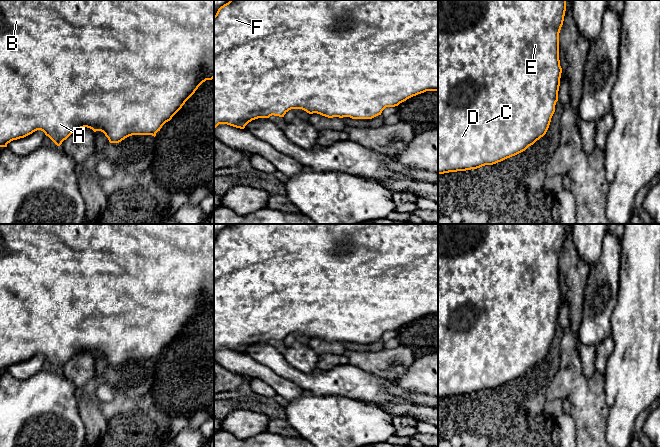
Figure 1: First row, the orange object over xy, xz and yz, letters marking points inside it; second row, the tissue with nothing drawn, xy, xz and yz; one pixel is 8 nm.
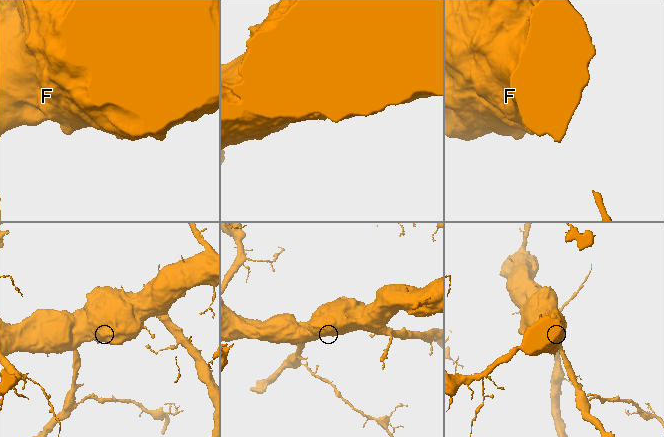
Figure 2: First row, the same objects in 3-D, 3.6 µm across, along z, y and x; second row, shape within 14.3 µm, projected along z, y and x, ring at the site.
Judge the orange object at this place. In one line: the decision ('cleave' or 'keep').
keep

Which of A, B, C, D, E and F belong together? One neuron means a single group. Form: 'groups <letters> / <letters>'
groups A B C D E F

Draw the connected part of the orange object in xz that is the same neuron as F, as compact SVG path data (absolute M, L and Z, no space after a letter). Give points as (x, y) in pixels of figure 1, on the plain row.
M230 224L214 240L214 356L219 348L244 353L252 344L272 339L284 341L291 333L302 333L309 338L317 337L328 342L372 343L381 339L386 331L398 330L426 315L438 315L438 224Z

